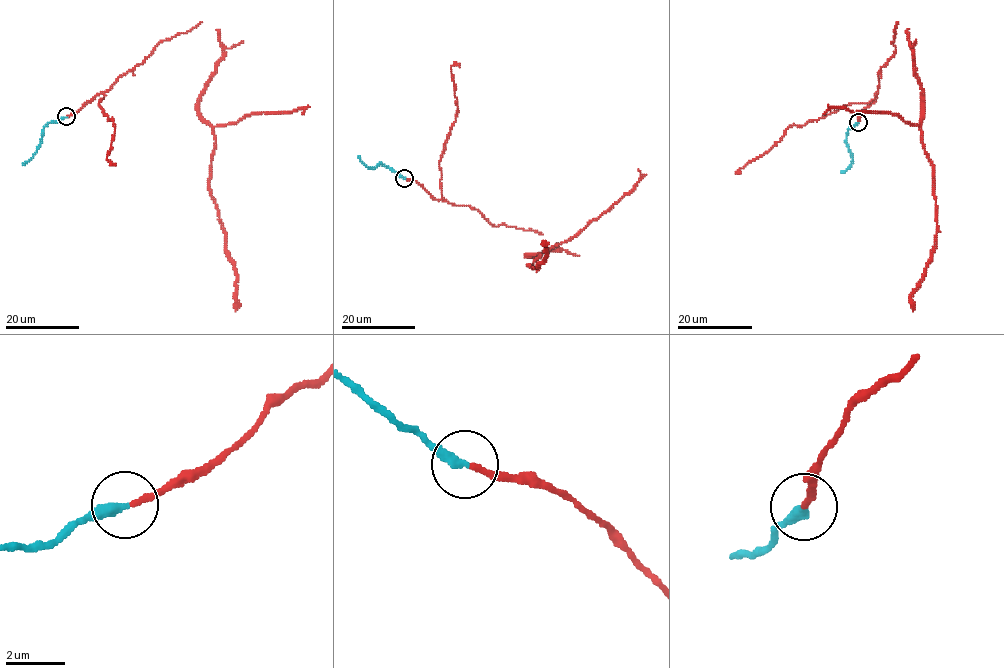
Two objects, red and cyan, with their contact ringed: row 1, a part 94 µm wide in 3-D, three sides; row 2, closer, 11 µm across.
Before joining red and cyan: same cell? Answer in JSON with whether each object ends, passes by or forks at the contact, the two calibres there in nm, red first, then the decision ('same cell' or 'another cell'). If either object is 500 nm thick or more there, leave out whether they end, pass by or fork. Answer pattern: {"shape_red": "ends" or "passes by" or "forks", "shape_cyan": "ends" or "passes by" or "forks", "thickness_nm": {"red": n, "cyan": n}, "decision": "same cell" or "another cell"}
{"shape_red": "ends", "shape_cyan": "ends", "thickness_nm": {"red": 200, "cyan": 340}, "decision": "same cell"}

